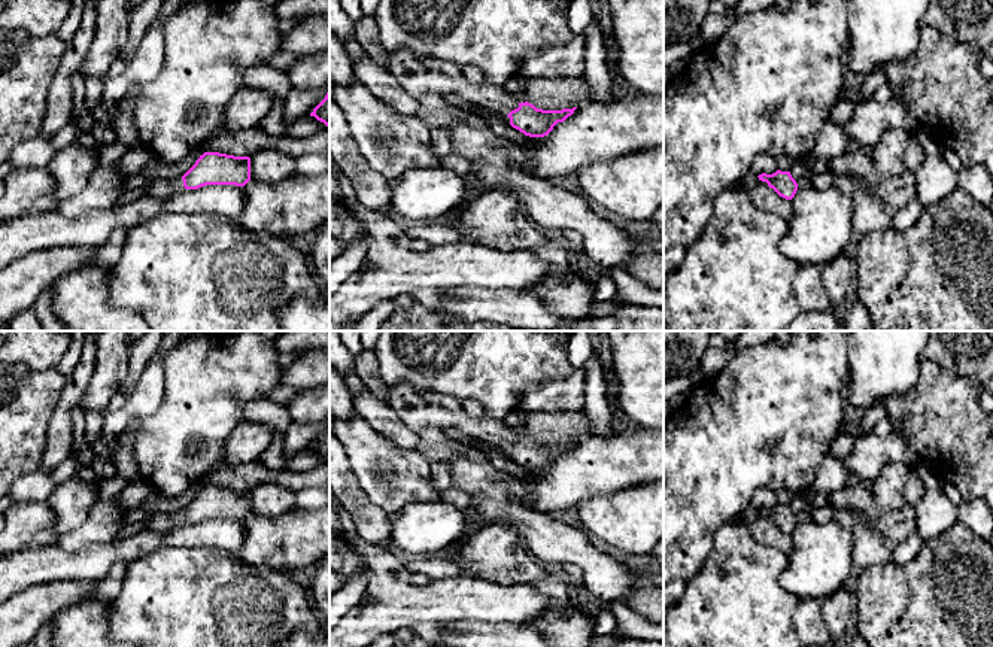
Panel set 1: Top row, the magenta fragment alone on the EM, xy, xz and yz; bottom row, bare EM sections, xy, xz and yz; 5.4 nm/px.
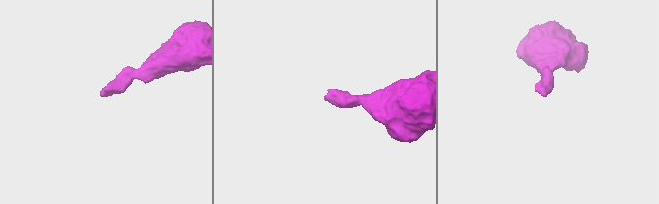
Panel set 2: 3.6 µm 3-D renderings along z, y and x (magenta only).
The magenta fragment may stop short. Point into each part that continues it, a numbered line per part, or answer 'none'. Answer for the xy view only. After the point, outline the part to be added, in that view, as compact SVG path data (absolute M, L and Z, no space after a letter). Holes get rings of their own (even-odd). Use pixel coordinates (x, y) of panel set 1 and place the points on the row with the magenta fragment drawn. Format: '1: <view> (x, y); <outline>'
1: xy (160, 188); M158 177L155 180L151 180L151 183L146 186L146 195L164 200L179 194L183 189L185 186L182 177Z

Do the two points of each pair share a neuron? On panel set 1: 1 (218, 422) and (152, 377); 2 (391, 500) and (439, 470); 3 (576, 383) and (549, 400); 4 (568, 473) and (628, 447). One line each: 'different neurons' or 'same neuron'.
1: different neurons
2: different neurons
3: same neuron
4: same neuron

